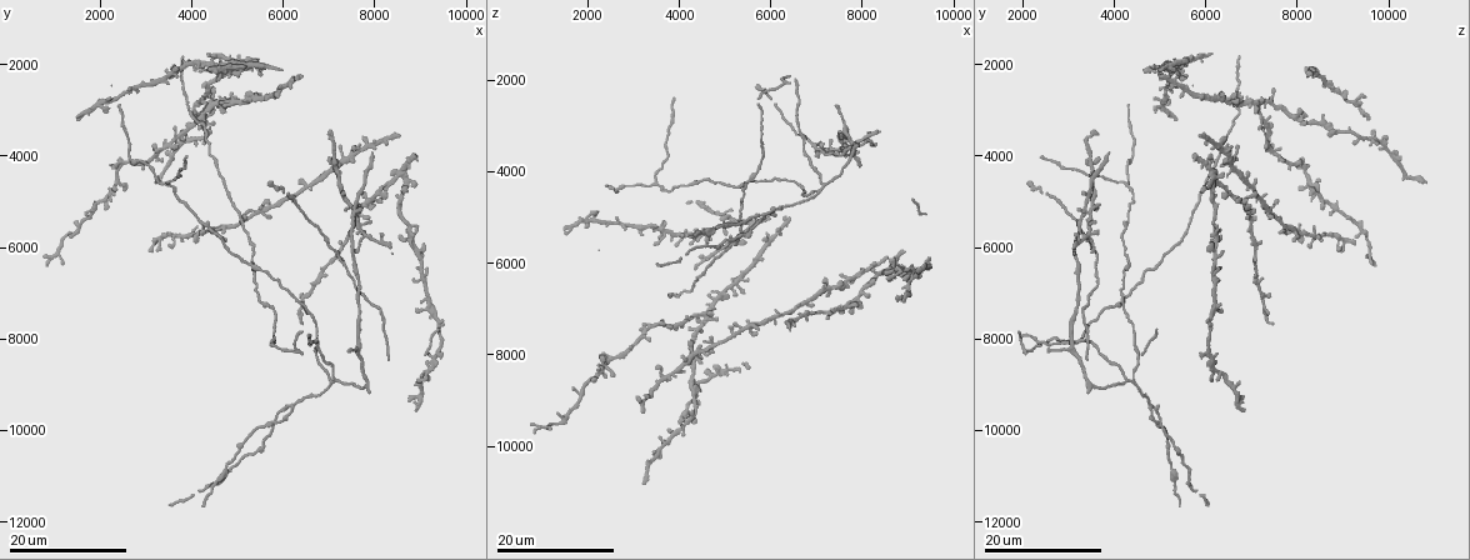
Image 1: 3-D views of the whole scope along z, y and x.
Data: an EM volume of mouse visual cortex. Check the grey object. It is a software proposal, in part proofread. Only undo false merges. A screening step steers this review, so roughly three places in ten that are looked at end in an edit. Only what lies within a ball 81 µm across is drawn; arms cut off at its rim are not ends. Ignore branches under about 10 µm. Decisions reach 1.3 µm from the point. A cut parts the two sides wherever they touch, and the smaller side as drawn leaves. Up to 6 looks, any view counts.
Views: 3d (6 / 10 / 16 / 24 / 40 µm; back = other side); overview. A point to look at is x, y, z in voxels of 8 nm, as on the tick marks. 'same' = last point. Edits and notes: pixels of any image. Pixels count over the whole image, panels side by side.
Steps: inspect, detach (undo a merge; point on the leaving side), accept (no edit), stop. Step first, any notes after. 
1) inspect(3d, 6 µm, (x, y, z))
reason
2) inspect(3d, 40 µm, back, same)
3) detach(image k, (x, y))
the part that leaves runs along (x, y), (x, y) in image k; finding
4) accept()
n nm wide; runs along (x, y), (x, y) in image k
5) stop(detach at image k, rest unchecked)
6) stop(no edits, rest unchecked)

inspect(3d, 16 µm, (7150, 8950, 4300))
arms part here

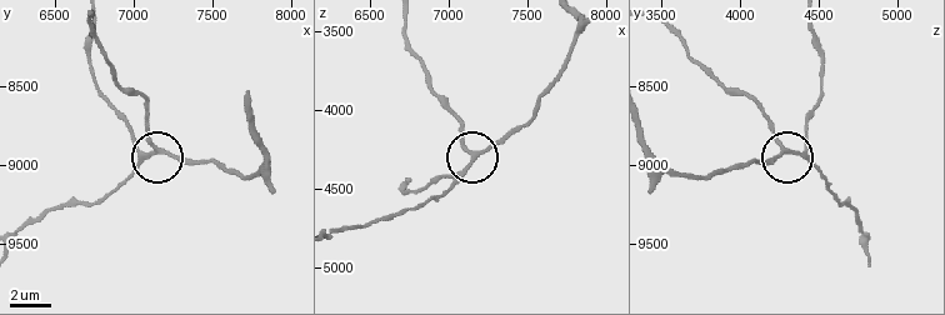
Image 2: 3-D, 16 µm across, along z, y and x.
inspect(3d, 10 µm, (7140, 8900, 4260))

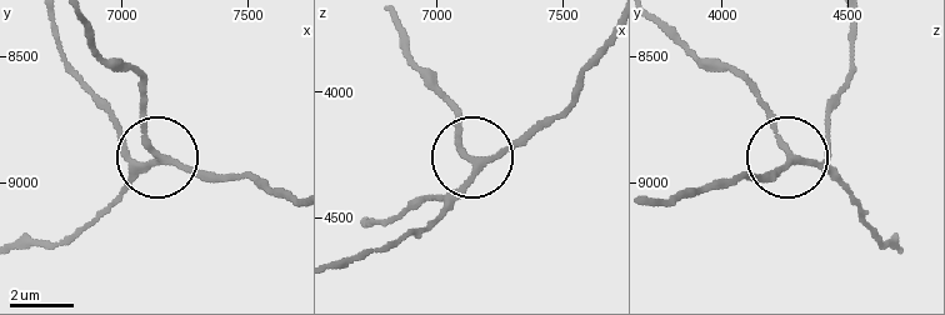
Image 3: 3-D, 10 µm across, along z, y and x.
accept()
runs along (55, 24), (60, 56), (144, 161), (160, 154), (144, 91) in image 3; continuous, no second neuron

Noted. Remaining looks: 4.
inspect(3d, 24 µm, (3500, 4650, 4250))
three-way junction

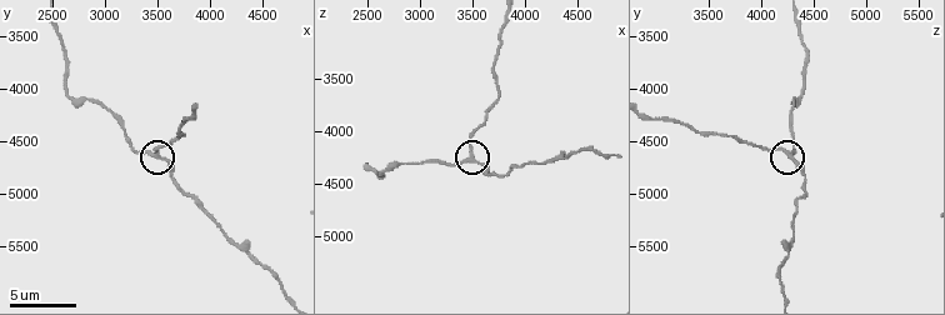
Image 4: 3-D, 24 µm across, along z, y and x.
inspect(3d, 10 µm, (3480, 4620, 4260))

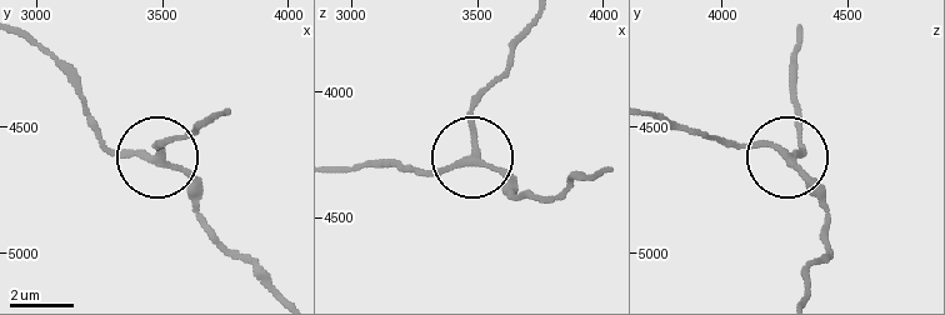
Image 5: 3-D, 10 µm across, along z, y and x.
accept()
190 nm wide; runs along (801, 25), (793, 63), (801, 151), (715, 138) in image 5; continuous, no second neuron

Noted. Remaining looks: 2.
inspect(3d, 16 µm, (2000, 4950, 8600))
three arms meet

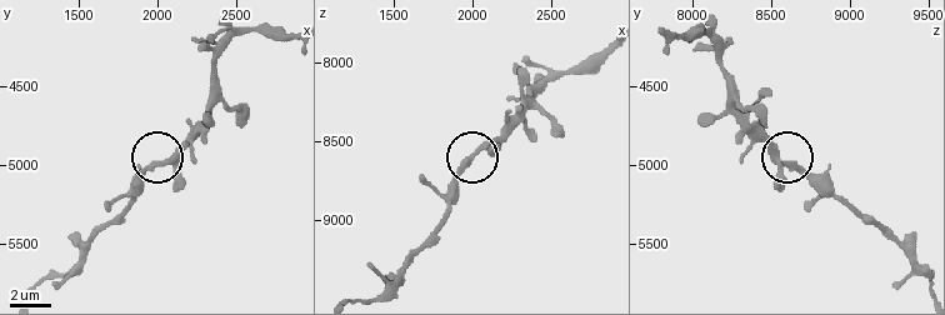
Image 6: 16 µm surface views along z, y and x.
inspect(3d, 6 µm, (2080, 4980, 8540))
closer look

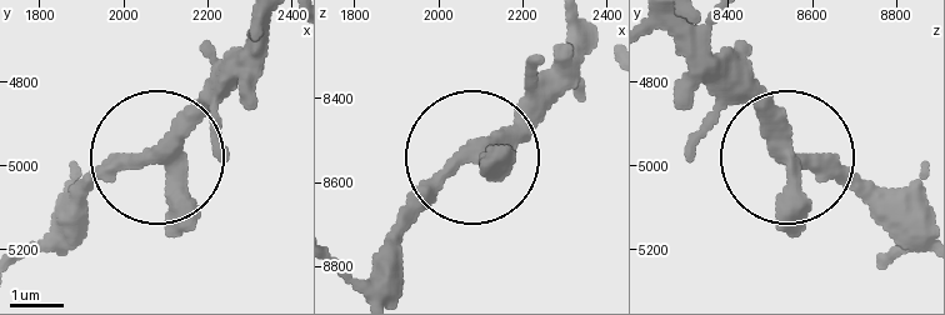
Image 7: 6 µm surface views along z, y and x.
accept()
runs along (666, 24), (783, 154), (828, 163), (876, 208) in image 7; all the same neuron

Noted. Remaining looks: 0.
stop(no edits, rest unchecked)

